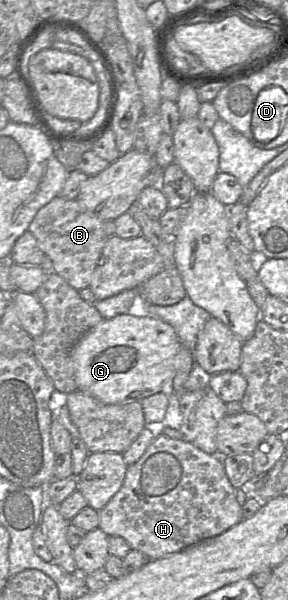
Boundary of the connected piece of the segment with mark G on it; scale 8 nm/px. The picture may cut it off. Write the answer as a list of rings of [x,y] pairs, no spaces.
[[[125,313],[103,319],[79,339],[72,351],[78,390],[104,404],[141,401],[161,392],[164,381],[174,378],[175,357],[181,346],[173,326],[158,317]]]

